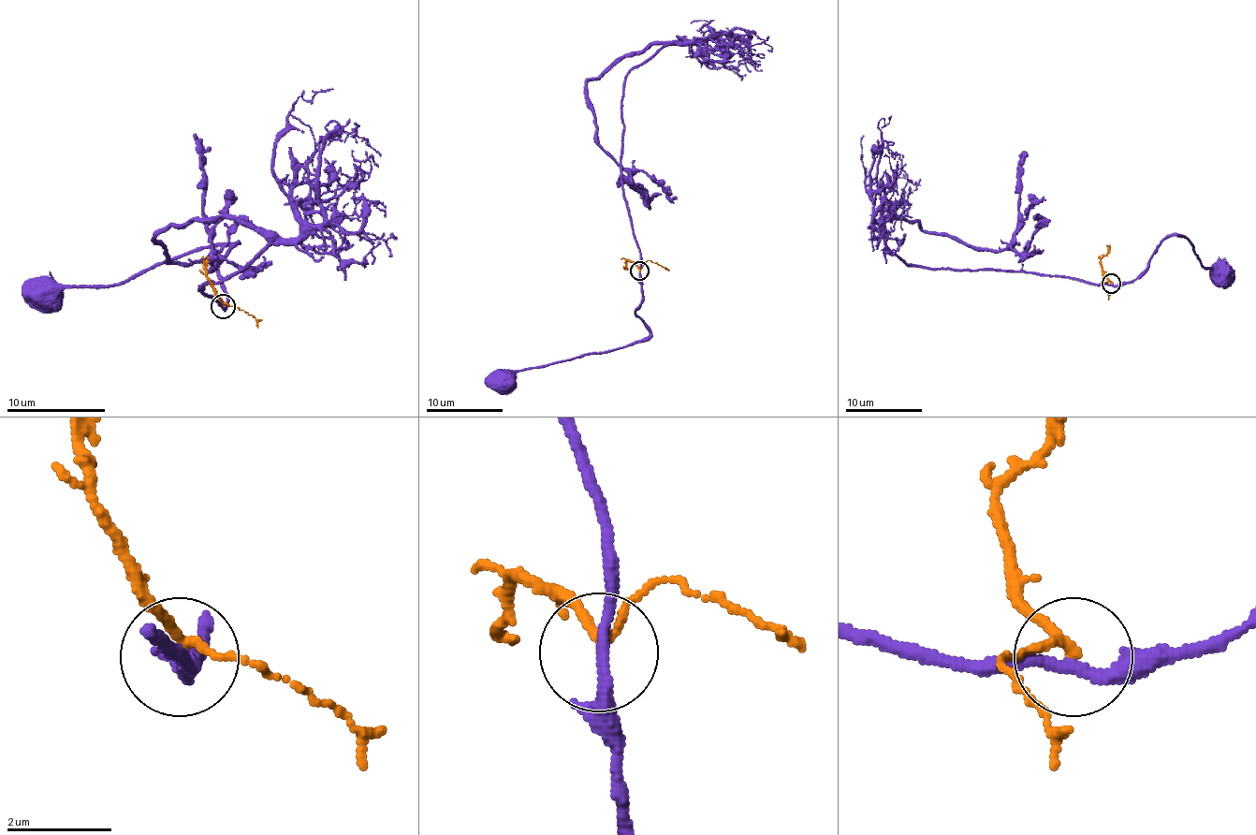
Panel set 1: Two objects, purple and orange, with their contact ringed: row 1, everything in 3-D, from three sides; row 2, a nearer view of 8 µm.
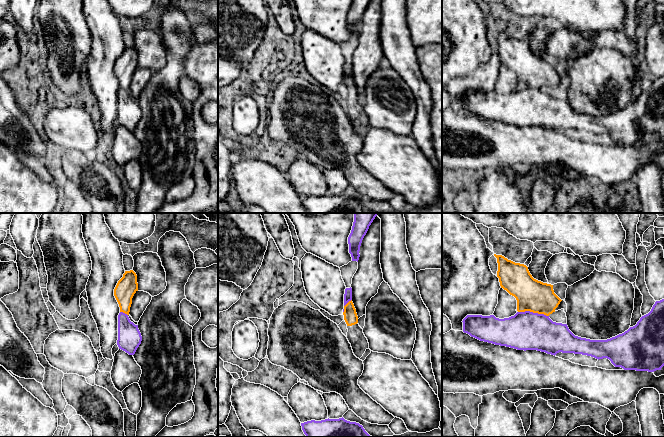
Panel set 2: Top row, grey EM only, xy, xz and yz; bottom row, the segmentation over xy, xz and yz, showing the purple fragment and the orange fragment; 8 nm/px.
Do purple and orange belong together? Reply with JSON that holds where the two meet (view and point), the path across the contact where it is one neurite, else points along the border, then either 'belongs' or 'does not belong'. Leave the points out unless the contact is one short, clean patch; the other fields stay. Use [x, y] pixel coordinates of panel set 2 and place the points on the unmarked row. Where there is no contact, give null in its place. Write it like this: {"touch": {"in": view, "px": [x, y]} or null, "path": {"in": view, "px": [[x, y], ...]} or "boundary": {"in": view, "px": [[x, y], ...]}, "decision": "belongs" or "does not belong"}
{"touch": {"in": "yz", "px": [532, 88]}, "boundary": {"in": "yz", "px": [[518, 87], [532, 87], [548, 92]]}, "decision": "does not belong"}

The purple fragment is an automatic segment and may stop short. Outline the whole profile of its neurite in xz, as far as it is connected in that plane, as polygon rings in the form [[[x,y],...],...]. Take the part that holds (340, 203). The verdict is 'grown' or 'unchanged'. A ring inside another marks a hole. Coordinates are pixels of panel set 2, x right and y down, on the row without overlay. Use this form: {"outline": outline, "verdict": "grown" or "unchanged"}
{"outline": [[[343,193],[321,197],[311,196],[301,199],[301,202],[306,213],[372,213],[362,201],[347,197]]], "verdict": "unchanged"}

